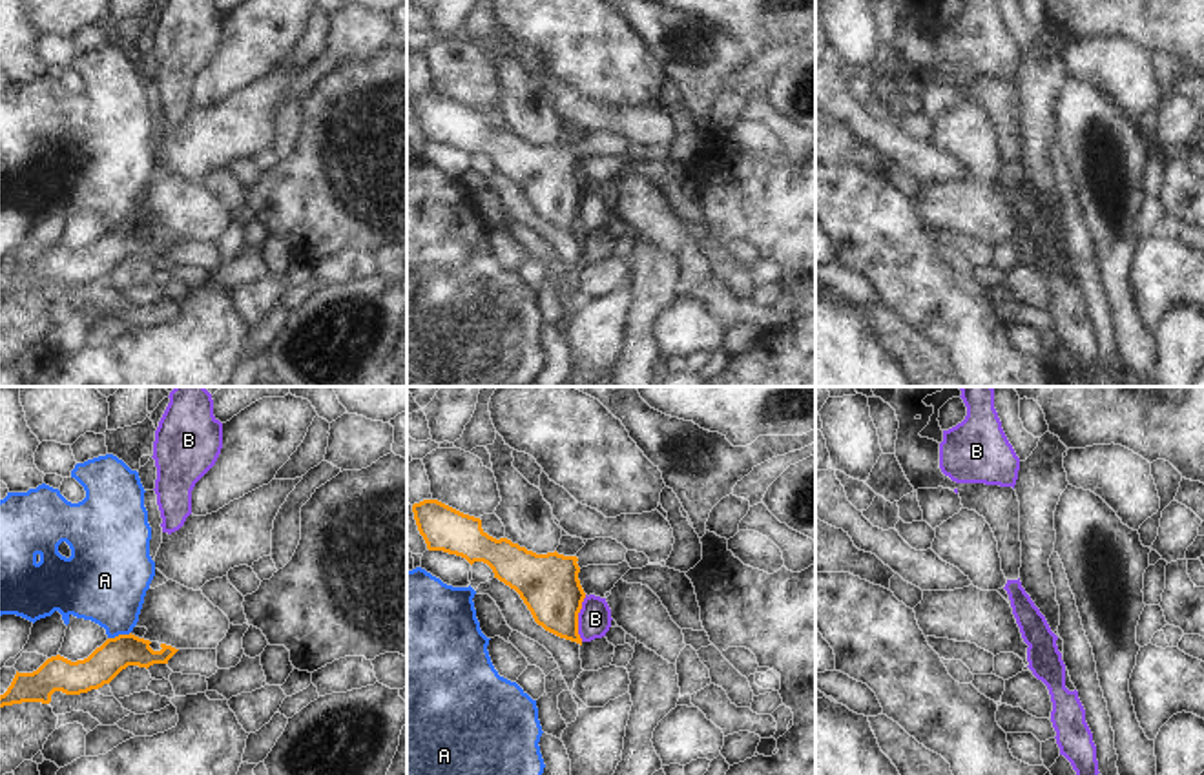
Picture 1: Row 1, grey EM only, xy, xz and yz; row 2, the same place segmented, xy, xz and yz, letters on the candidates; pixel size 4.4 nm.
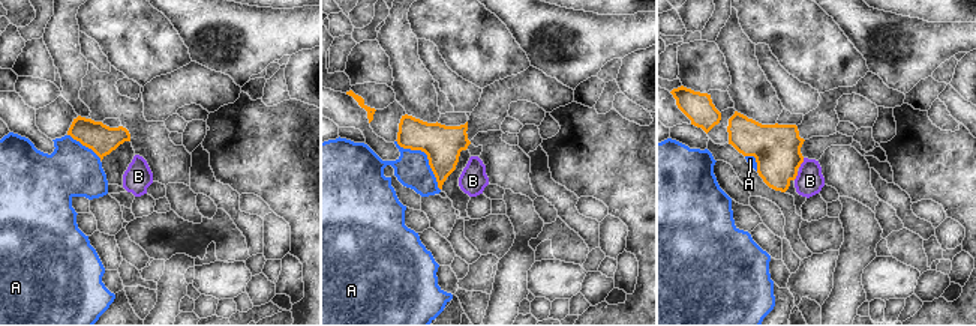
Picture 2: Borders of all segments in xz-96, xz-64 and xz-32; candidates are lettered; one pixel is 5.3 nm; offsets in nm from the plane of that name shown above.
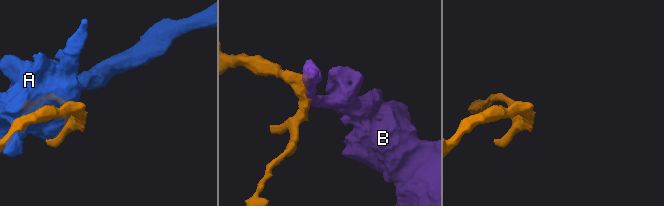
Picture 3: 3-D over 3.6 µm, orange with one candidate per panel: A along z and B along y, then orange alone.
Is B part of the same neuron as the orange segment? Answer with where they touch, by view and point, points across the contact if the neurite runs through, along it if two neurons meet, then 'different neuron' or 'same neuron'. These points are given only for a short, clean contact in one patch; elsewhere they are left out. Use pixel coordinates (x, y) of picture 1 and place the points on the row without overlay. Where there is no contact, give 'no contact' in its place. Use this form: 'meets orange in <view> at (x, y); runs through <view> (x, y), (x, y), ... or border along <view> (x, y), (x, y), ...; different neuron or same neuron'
meets orange in xz at (577, 210); border along xz (586, 186), (579, 205), (581, 232); different neuron

